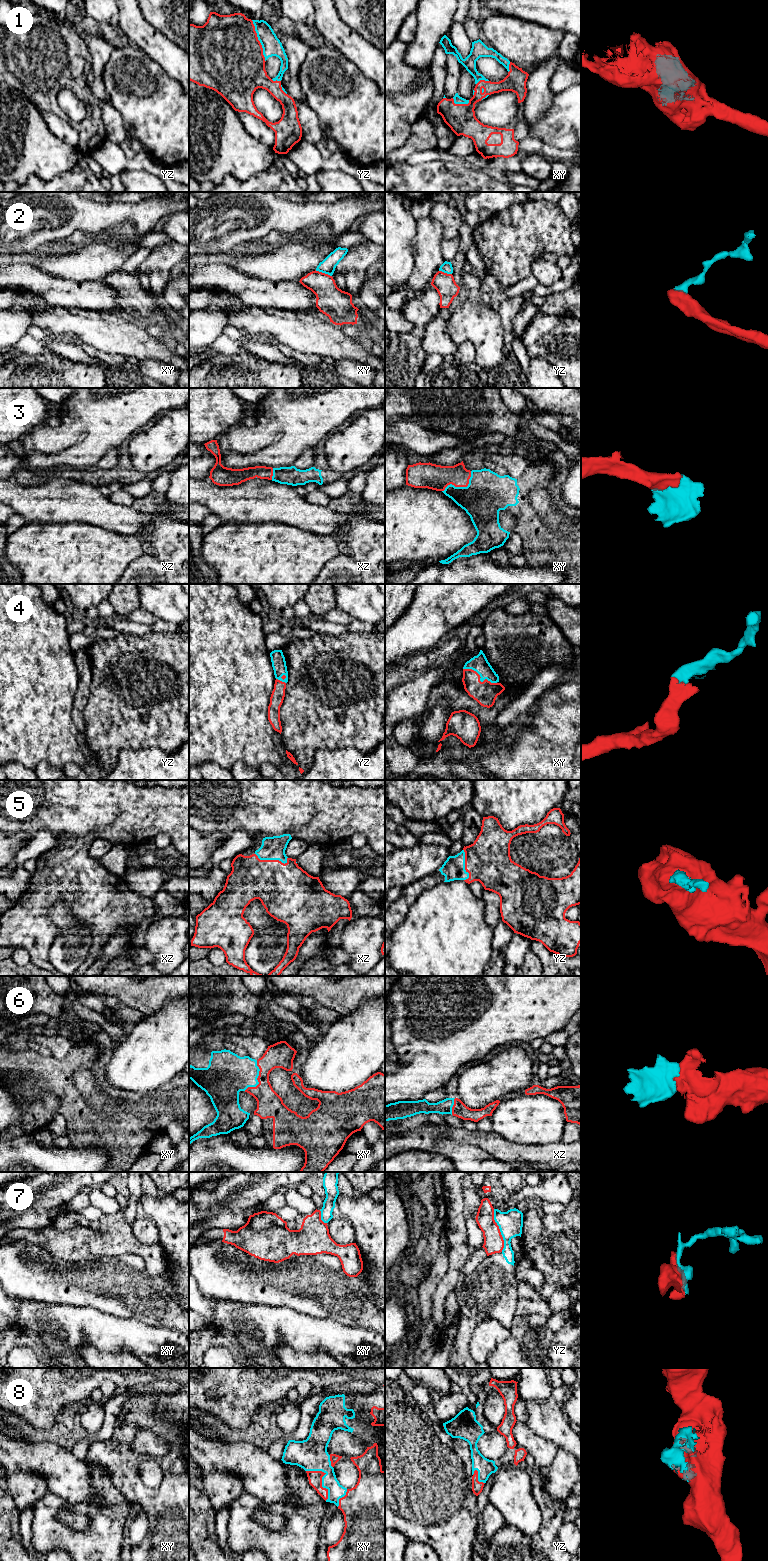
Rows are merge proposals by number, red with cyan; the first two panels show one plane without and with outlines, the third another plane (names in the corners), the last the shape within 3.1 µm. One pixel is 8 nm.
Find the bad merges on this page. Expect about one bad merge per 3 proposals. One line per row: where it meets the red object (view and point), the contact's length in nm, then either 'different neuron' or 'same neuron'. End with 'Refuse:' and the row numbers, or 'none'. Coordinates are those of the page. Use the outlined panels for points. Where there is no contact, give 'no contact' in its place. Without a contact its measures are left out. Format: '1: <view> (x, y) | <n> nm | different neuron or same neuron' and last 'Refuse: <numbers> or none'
1: yz (259, 41) | 360 nm | same neuron
2: xy (323, 273) | 140 nm | different neuron
3: xy (461, 486) | 280 nm | same neuron
4: xy (480, 677) | 300 nm | same neuron
5: xz (271, 860) | 280 nm | same neuron
6: xy (257, 1079) | 260 nm | same neuron
7: yz (499, 1230) | 360 nm | different neuron
8: xy (321, 1478) | 300 nm | same neuron
Refuse: 2, 7

